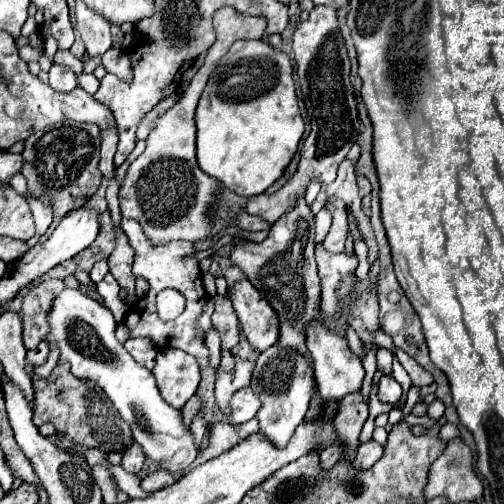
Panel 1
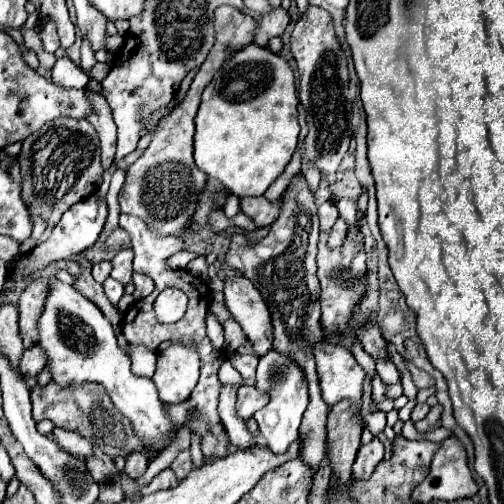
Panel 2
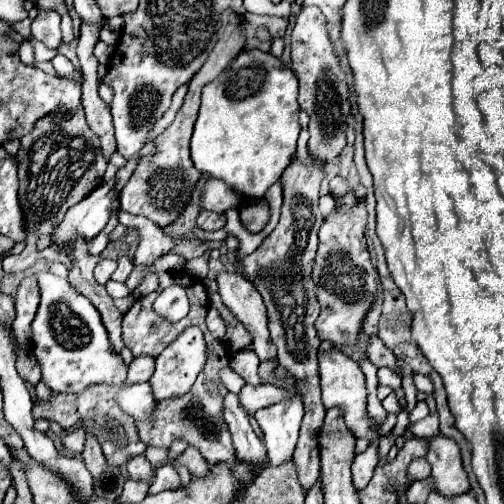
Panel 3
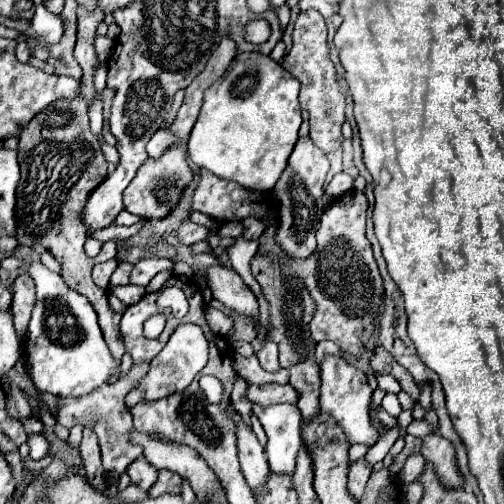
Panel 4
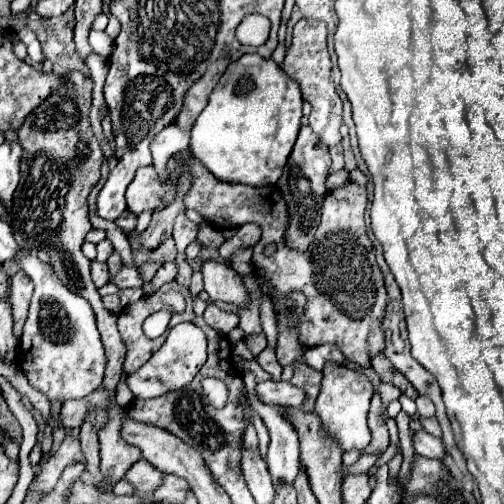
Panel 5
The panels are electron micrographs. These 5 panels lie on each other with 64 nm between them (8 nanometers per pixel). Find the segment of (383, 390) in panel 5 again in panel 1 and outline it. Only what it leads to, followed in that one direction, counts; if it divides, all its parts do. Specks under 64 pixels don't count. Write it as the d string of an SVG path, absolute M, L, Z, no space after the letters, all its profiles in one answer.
M378 348L376 350L376 362L378 362L378 370L382 374L392 376L392 360L394 360L394 356L386 348Z

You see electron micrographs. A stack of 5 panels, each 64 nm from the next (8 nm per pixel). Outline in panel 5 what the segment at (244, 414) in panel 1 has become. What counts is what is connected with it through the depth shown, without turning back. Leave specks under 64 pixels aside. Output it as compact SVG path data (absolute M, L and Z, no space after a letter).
M272 380L258 382L256 392L264 404L274 404L274 406L302 408L306 400L306 392L302 388L292 386L290 382L272 382Z

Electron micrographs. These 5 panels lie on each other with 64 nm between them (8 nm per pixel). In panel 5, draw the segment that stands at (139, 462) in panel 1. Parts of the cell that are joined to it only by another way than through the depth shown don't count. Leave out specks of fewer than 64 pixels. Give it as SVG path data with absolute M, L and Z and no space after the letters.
M144 458L138 460L140 464L134 464L128 472L126 472L126 480L136 488L136 492L142 494L152 494L160 484L164 474L156 468L152 468L152 464L148 464Z

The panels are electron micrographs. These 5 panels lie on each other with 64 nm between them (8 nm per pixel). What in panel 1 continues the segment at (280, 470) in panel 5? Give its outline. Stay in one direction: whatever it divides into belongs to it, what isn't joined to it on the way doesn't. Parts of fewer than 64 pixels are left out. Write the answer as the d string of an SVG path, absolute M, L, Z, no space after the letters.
M270 346L258 356L250 386L262 400L262 408L256 414L260 422L260 432L276 448L284 448L288 440L294 436L298 424L304 420L304 412L308 410L308 404L312 398L314 374L308 368L308 362L298 352L292 352L288 348Z

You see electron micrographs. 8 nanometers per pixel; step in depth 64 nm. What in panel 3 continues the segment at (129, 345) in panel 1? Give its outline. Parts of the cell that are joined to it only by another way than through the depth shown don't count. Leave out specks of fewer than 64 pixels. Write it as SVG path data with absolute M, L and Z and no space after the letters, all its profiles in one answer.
M138 356L134 358L134 362L128 366L128 378L126 384L138 384L142 380L148 380L154 372L154 358L152 356Z

